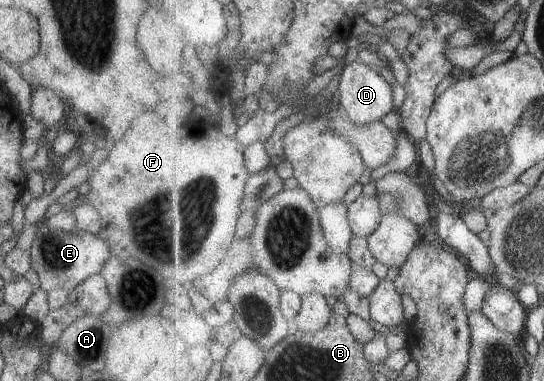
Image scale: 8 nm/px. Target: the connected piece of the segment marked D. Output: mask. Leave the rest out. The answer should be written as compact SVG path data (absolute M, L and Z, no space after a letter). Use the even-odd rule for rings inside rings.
M356 59L345 67L340 79L340 89L338 94L341 98L341 105L346 113L359 124L371 124L379 122L394 111L394 87L386 81L386 77L381 74L380 70L370 67L360 59Z

